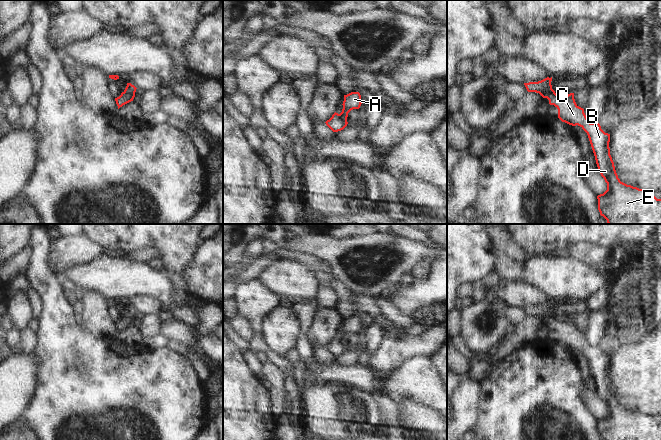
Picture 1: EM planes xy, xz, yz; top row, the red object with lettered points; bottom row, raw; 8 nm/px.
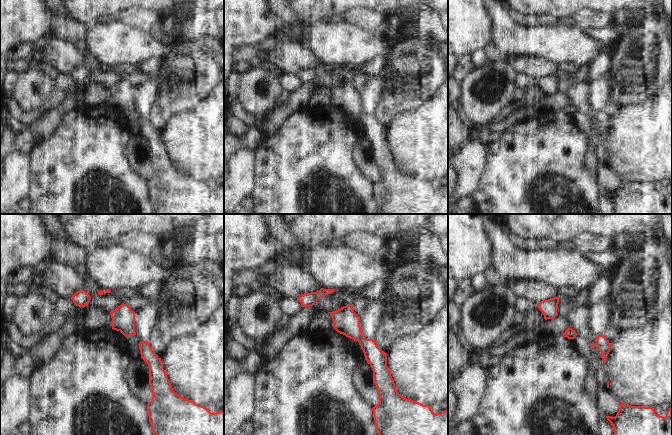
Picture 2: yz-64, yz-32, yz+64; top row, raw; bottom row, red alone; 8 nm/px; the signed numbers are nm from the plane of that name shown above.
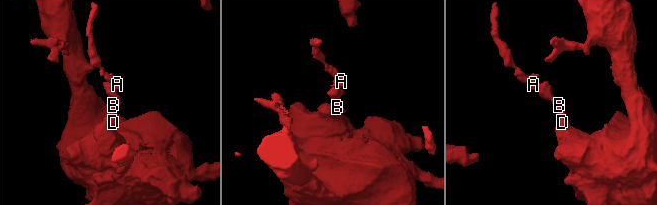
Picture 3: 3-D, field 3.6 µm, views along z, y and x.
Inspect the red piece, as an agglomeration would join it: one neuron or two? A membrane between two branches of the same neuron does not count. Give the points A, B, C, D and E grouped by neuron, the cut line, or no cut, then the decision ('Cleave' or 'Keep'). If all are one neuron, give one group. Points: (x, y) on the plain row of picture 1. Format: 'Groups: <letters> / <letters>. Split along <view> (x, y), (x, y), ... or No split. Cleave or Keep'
Groups: A B C D E. No split. Keep.

